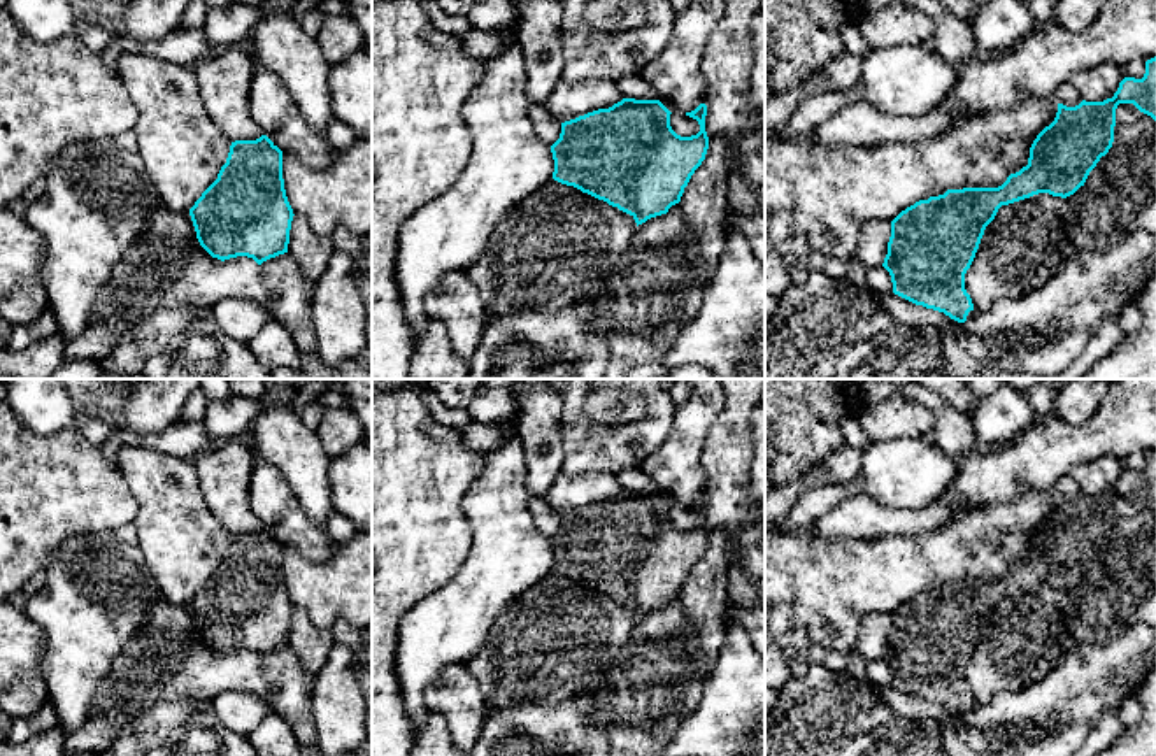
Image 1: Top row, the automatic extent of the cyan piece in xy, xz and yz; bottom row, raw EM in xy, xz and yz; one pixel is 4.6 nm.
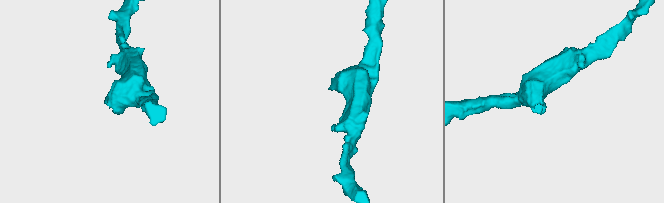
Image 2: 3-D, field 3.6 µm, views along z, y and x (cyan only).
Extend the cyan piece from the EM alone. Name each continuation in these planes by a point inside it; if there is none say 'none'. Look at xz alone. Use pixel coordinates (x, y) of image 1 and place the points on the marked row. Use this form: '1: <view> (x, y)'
none

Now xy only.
none

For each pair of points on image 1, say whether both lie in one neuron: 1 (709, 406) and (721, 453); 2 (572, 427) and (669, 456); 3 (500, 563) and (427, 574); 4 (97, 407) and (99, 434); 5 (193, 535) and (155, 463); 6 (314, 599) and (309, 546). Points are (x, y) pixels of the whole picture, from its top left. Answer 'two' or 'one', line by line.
1: two
2: two
3: two
4: one
5: one
6: two

